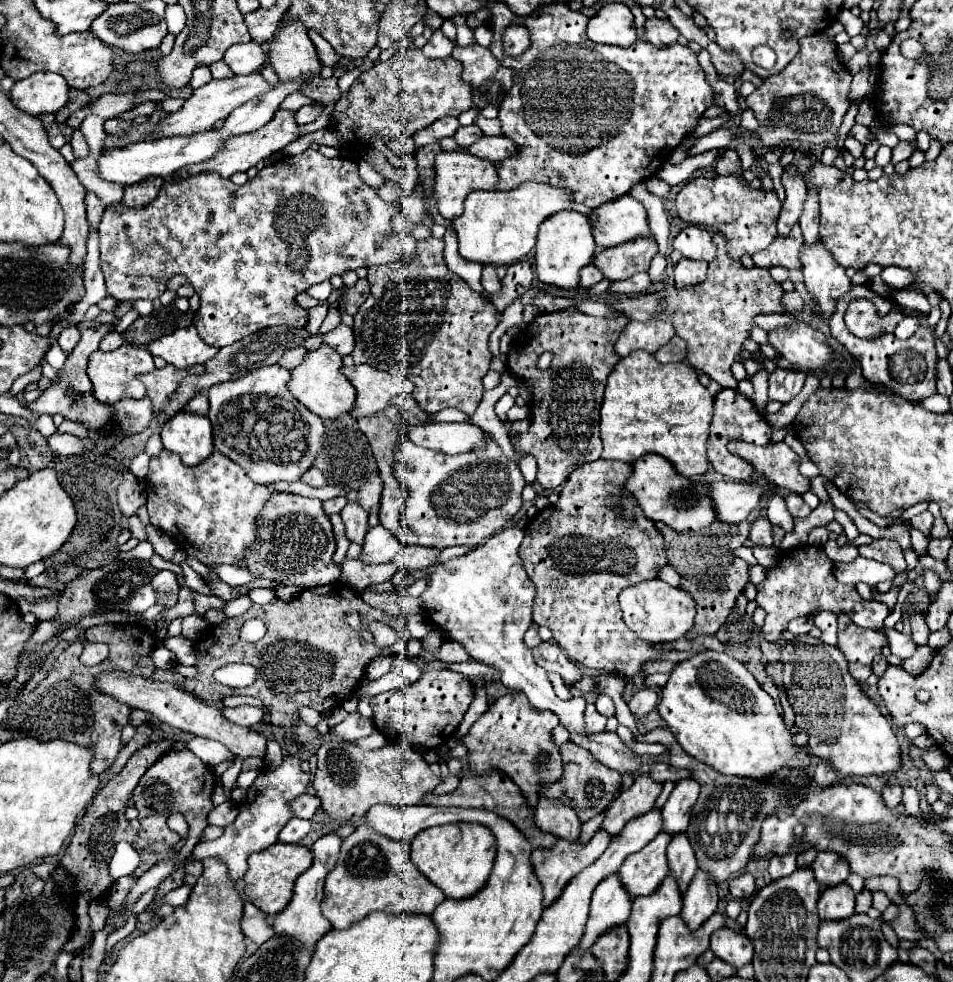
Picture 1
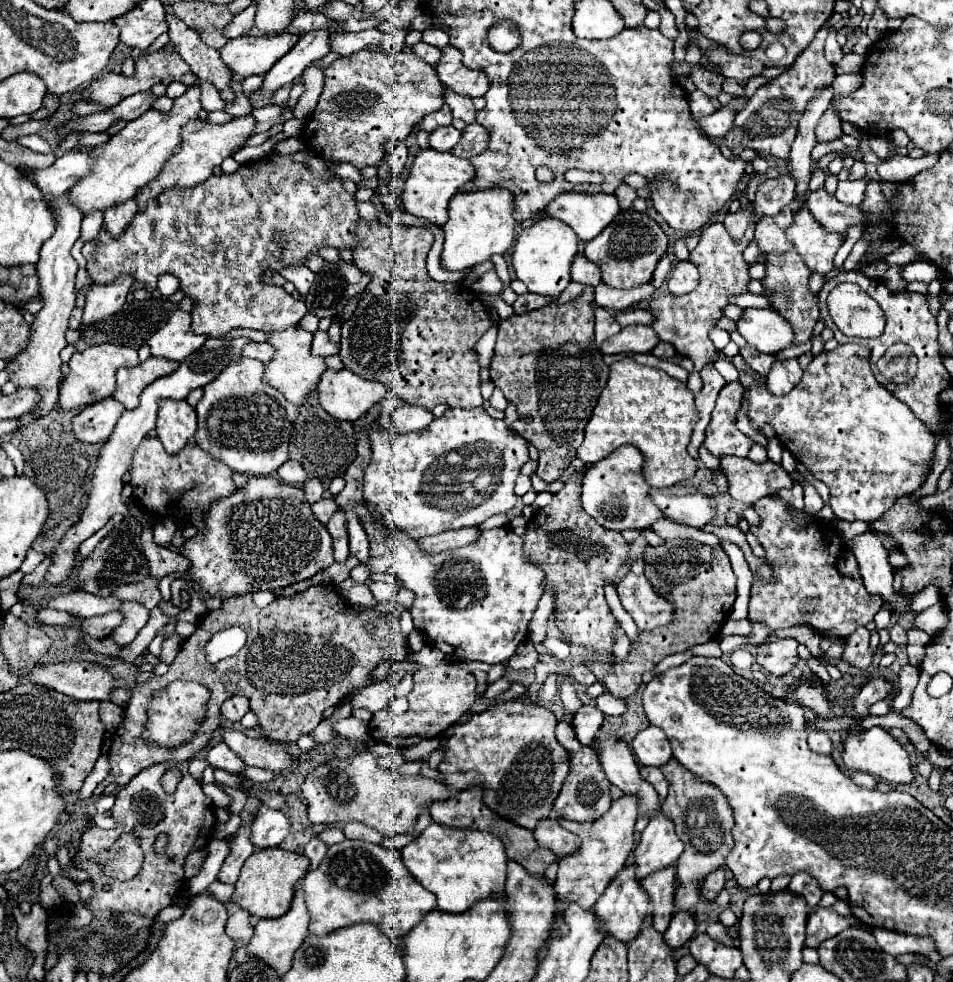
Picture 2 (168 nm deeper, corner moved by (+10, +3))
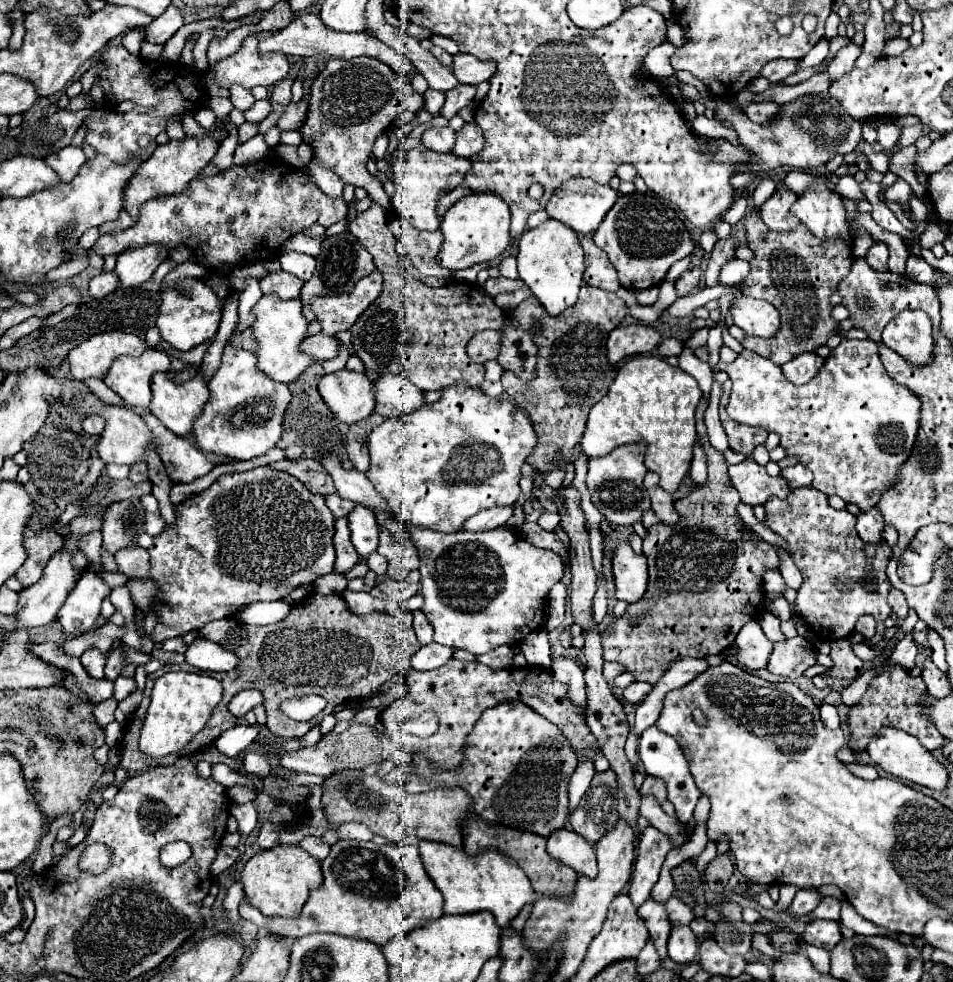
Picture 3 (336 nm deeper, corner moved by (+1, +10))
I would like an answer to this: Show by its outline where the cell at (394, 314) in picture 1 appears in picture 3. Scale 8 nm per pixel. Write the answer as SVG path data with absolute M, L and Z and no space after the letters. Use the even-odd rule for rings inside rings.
M371 204L369 210L361 212L349 224L349 230L371 252L375 266L385 278L385 288L379 298L367 306L351 328L355 352L363 360L367 372L399 374L423 392L441 390L443 386L461 380L479 386L485 380L485 368L467 356L465 346L475 332L499 328L503 324L503 312L495 306L493 298L475 284L453 282L441 288L429 288L407 274L395 252L395 236L387 228L385 210L379 204ZM367 332L389 334L385 340L375 340L377 344L371 346L371 362L367 362Z

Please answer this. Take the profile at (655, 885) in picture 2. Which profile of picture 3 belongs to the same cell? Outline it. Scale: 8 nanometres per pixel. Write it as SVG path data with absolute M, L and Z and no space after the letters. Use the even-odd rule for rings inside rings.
M649 898L639 910L639 918L645 922L645 928L649 932L649 940L655 944L657 954L661 960L667 958L667 938L671 932L671 924L667 922L667 912L665 906Z

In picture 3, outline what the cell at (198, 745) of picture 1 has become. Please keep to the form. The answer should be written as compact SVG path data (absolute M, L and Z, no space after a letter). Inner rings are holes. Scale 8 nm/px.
M247 750L245 756L243 756L243 768L245 768L245 772L257 774L257 776L263 778L263 780L272 776L271 768L269 768L269 764L267 764L267 756L263 756L261 752Z

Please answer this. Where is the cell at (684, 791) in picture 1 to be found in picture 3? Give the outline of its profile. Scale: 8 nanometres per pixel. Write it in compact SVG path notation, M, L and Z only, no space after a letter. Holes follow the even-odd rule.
M647 826L643 830L633 866L633 876L629 882L629 892L627 892L635 908L639 908L649 898L651 888L659 880L663 860L671 848L673 846L669 838L659 830L655 830L653 826Z

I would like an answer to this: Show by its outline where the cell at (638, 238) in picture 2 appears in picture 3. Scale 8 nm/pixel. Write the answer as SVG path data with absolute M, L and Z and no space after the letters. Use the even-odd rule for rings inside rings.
M637 192L617 198L615 206L607 212L607 218L603 218L599 230L593 234L593 240L607 252L619 272L623 288L633 292L659 286L665 280L667 270L677 260L689 256L695 248L685 222L675 214L675 210L661 204L655 196Z

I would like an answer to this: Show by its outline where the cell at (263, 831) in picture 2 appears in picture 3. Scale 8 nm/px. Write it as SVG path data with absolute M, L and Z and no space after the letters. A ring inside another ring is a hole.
M263 824L261 832L259 832L259 838L257 838L257 844L263 848L263 850L269 850L273 848L277 842L277 832L271 828L271 824Z

